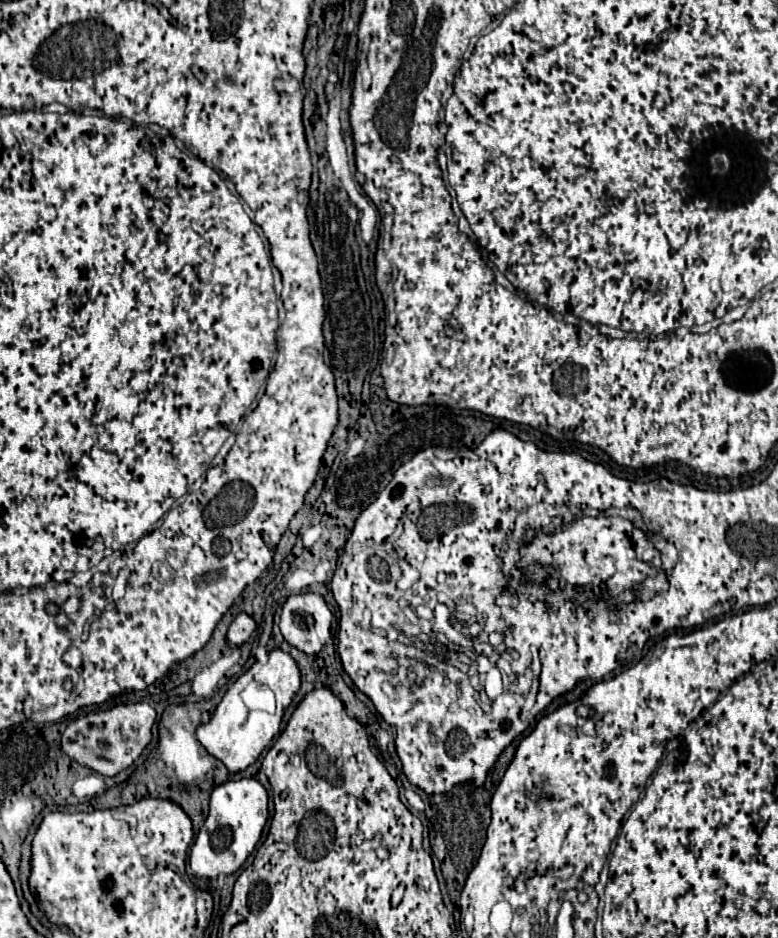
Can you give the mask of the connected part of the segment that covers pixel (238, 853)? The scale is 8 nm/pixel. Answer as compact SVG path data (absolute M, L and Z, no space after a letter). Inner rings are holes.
M230 779L218 785L210 797L210 813L190 849L190 867L194 875L214 879L218 875L234 873L254 851L266 821L268 795L258 779Z

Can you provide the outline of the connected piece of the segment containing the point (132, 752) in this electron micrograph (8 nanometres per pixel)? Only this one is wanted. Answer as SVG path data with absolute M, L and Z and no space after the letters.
M146 702L120 705L100 713L88 713L66 727L66 731L62 733L62 751L80 765L94 769L100 775L114 777L130 767L152 741L152 725L156 717L155 709Z

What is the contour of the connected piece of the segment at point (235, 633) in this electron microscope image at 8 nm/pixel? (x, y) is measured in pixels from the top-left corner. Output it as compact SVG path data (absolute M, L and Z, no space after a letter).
M240 613L240 615L232 621L232 625L228 627L226 643L232 645L232 647L238 647L238 645L242 645L244 641L248 641L248 637L254 633L254 629L256 629L254 619L252 619L250 615L246 615L246 613Z

